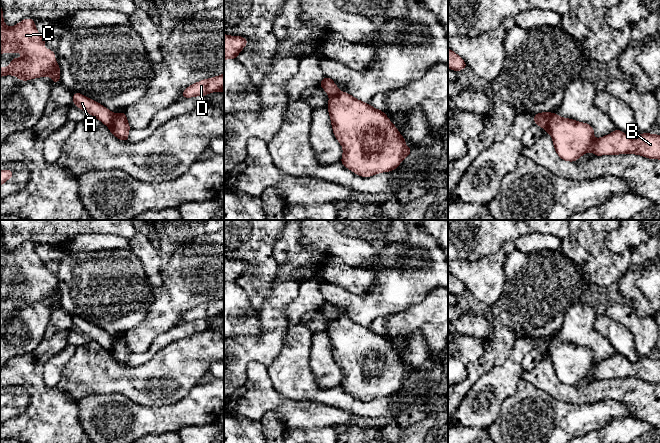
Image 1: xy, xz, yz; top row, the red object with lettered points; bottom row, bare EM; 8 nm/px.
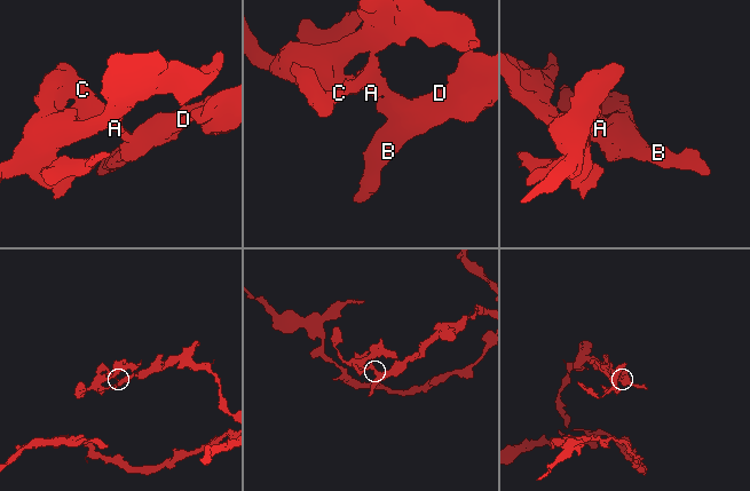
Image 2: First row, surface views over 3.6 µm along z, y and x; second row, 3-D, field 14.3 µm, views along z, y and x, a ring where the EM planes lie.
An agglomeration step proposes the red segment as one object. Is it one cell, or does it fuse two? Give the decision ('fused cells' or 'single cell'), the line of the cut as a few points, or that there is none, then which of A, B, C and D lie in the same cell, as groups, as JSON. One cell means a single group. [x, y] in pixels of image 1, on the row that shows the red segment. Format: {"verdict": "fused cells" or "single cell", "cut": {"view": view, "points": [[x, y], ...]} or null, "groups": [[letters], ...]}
{"verdict": "fused cells", "cut": {"view": "yz", "points": [[551, 113], [545, 130]]}, "groups": [["A", "C"], ["B", "D"]]}

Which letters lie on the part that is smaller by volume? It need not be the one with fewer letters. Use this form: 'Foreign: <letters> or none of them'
Foreign: A, C

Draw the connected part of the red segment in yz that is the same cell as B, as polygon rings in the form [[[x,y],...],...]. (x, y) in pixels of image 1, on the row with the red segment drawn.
[[[551,113],[546,130],[552,137],[557,155],[565,161],[575,162],[592,151],[595,156],[637,154],[660,160],[660,135],[643,133],[635,139],[619,129],[609,135],[593,139],[591,125]]]

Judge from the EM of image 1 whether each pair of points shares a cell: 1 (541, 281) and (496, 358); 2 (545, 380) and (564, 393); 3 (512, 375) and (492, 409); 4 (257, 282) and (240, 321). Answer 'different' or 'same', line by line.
1: same
2: same
3: same
4: different

